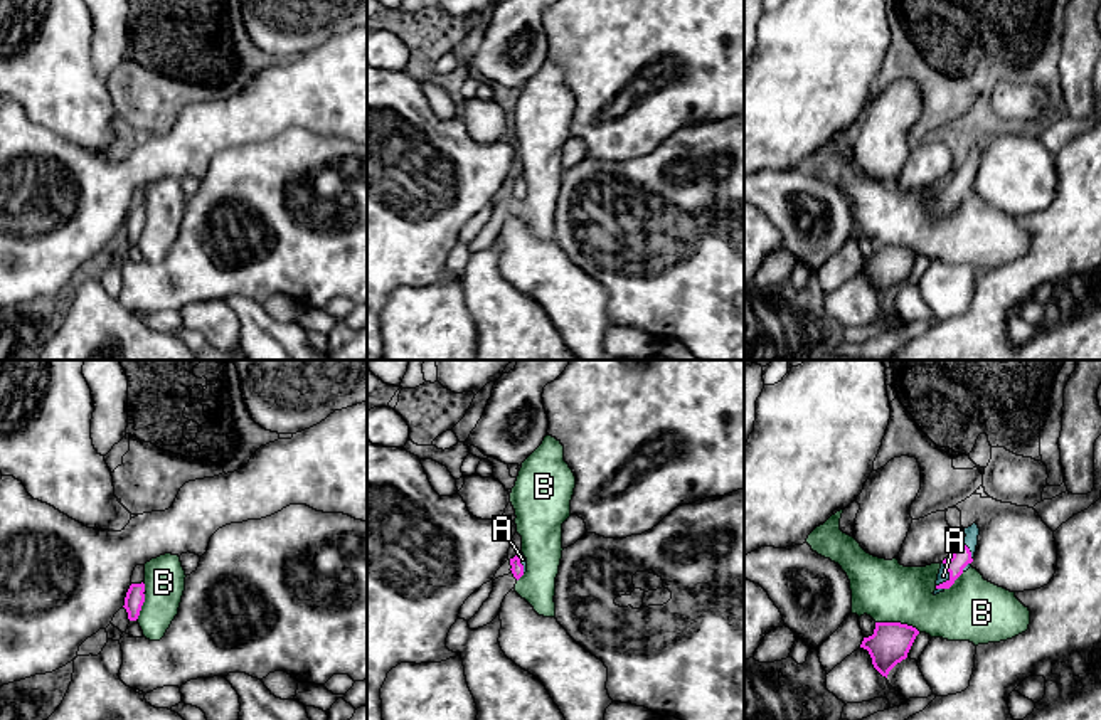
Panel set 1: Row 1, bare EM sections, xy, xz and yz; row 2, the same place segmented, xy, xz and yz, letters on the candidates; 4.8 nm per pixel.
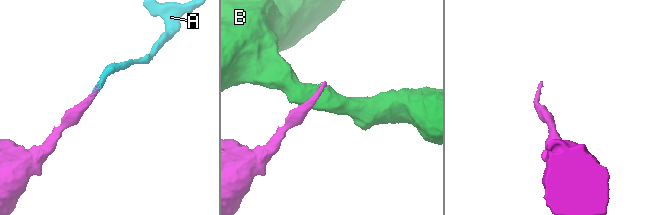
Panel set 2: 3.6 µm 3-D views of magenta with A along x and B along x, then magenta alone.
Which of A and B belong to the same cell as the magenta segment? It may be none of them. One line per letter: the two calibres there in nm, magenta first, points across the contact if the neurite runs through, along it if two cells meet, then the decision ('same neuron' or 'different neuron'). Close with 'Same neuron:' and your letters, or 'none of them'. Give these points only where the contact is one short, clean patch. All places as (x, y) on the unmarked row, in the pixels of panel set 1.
A: calibres 90 and 60 nm; way yz (962, 179), (952, 190), (950, 201), (943, 199); same neuron
B: calibres 190 and 280 nm; border yz (876, 244), (899, 244), (920, 254); different neuron
Same neuron: A

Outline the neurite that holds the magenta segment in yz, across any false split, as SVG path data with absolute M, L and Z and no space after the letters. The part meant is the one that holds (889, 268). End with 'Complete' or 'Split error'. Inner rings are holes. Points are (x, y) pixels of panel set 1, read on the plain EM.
M875 246L874 257L864 261L860 271L867 273L874 291L887 301L889 294L907 281L919 254L901 246Z. Complete

